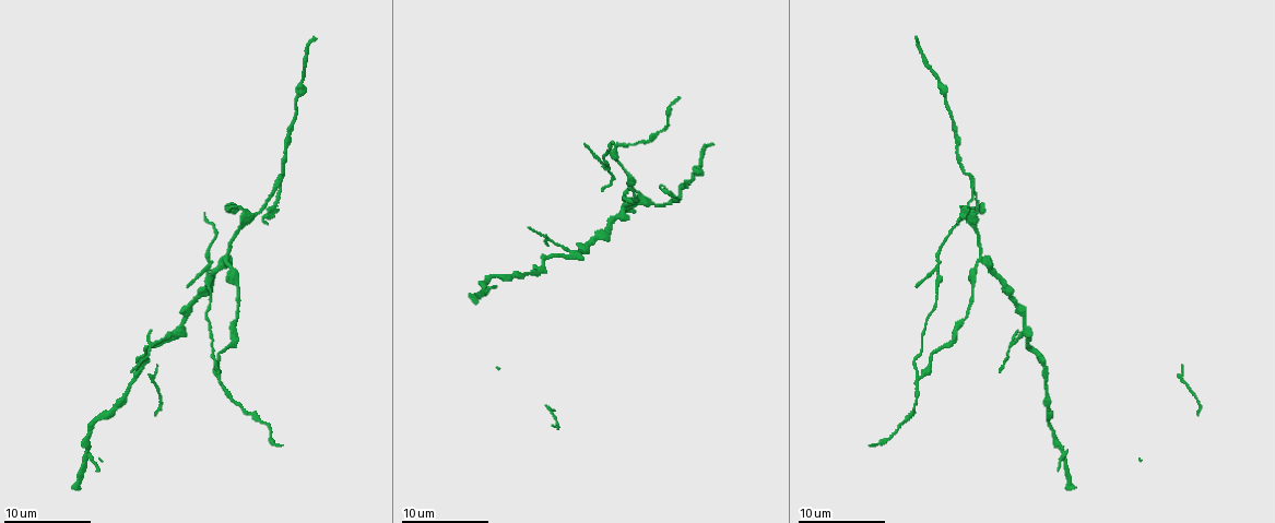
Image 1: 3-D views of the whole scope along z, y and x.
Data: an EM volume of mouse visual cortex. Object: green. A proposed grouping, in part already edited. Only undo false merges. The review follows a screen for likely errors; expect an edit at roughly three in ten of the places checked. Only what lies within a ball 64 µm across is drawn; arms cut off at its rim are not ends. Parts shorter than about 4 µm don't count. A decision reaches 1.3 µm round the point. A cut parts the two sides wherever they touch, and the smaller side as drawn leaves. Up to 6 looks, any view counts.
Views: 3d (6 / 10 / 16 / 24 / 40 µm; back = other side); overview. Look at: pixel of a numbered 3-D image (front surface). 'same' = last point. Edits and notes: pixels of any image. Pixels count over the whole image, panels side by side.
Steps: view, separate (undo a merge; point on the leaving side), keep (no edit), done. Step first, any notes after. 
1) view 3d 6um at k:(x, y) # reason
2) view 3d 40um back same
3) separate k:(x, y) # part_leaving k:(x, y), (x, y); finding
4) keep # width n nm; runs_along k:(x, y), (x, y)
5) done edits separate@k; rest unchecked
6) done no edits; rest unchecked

view 3d 16um at 1:(916, 377) # side arm on a straight run

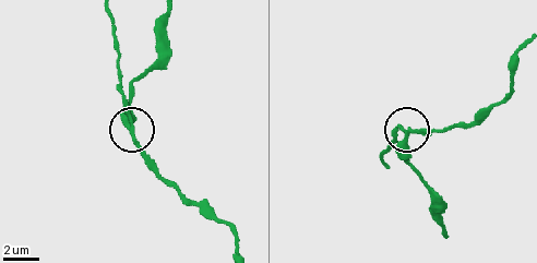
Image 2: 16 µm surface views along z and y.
view 3d 16um back at 2:(133, 132) # other side

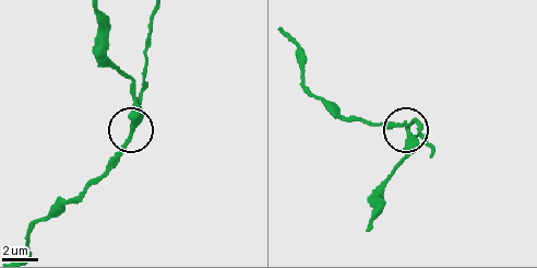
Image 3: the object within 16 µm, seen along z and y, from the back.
separate 3:(414, 121) # side_arm 14 um; part_leaving 3:(133, 130), (154, 12); two neurons meet here

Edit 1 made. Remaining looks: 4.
view 3d 10um at 1:(622, 209) # a fork

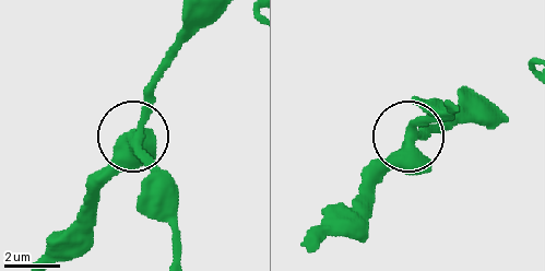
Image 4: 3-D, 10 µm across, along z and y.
keep # side_arm 18 um; runs_along 4:(40, 255), (69, 226), (126, 141), (134, 141), (173, 188); continuous, no second neuron

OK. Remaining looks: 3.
view 3d 16um at 1:(277, 195) # branch point

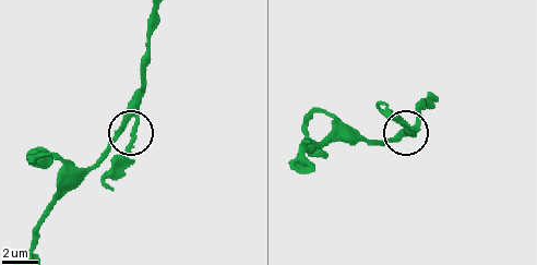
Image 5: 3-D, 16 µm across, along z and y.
keep # arms 3; all the same neuron

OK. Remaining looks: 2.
done edits separate@3; rest unchecked

